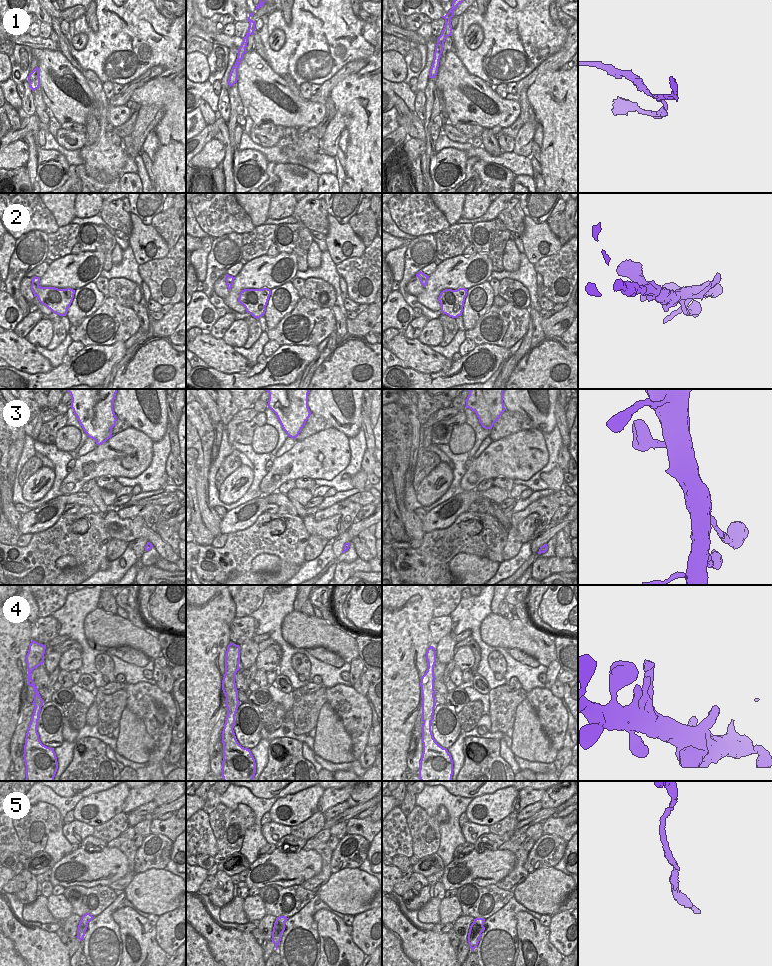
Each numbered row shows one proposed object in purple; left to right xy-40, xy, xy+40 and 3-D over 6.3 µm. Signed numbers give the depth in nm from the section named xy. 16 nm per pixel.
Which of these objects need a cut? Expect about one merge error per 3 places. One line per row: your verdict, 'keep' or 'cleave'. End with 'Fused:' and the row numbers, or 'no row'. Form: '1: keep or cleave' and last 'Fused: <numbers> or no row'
1: cleave
2: keep
3: keep
4: keep
5: keep
Fused: 1

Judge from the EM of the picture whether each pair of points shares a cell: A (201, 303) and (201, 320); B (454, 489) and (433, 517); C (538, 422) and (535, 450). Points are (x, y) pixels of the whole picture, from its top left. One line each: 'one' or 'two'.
A: one
B: two
C: two

